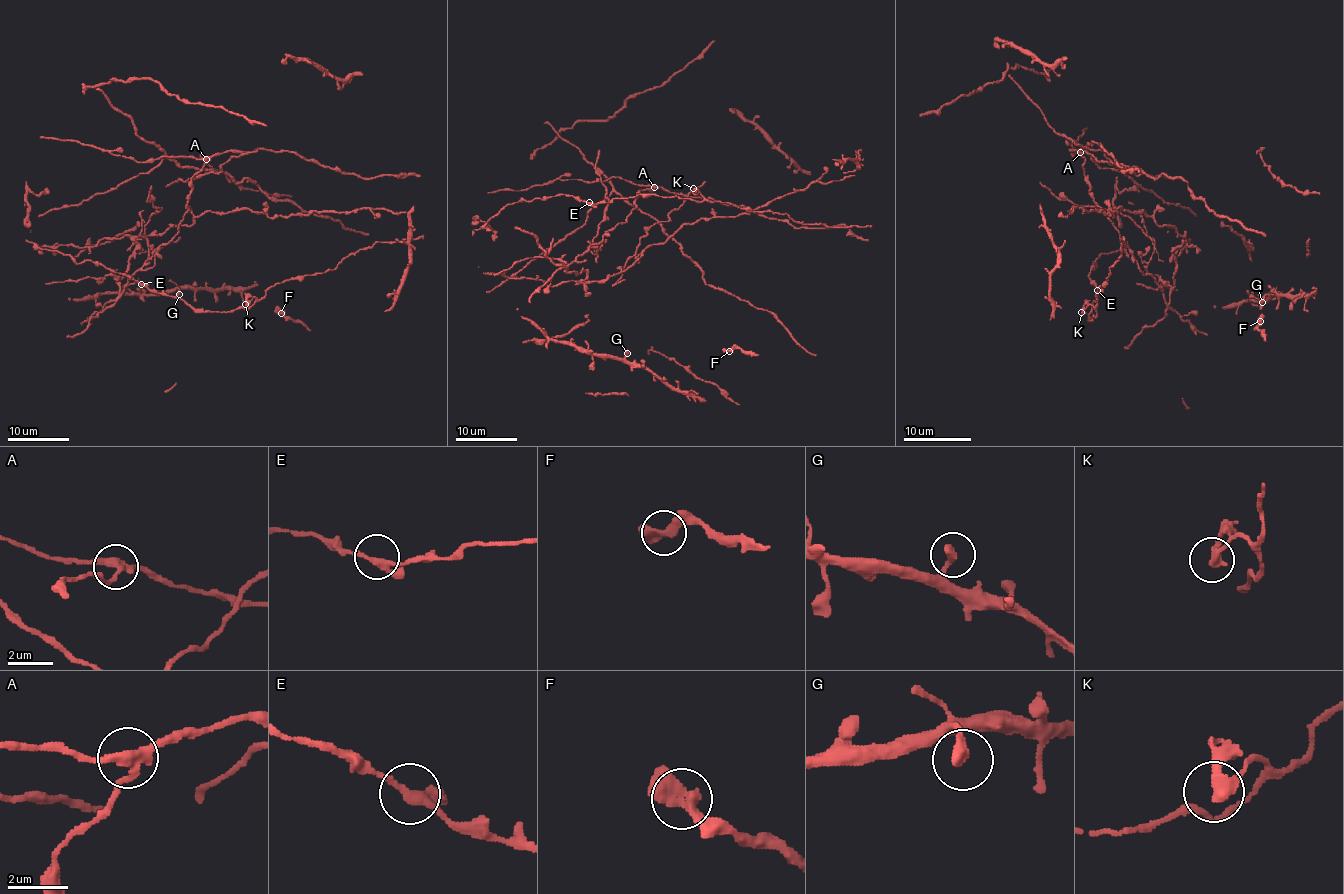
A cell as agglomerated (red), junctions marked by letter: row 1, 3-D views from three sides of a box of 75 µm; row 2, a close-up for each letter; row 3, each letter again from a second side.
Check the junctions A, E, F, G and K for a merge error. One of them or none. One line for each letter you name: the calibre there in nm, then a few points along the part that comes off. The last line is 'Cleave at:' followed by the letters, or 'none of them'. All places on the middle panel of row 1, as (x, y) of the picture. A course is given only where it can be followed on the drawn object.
A: 280 nm thick; foreign part runs (653, 186), (567, 269), (607, 280), (689, 223), (855, 176)
Cleave at: A

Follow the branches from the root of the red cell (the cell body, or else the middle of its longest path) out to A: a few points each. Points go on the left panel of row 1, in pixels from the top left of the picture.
A: (187, 205), (192, 178), (205, 164), (205, 159)

